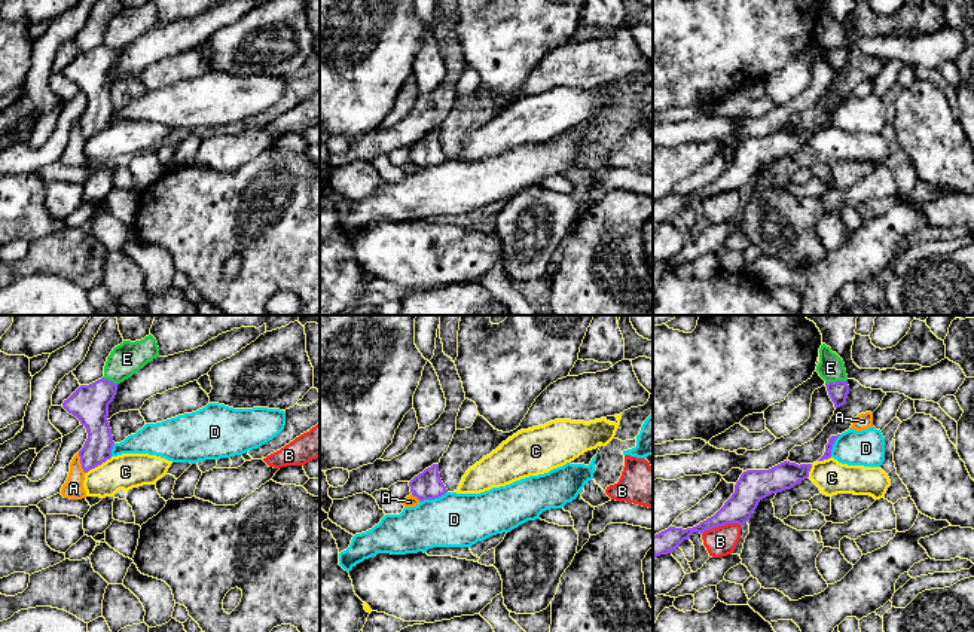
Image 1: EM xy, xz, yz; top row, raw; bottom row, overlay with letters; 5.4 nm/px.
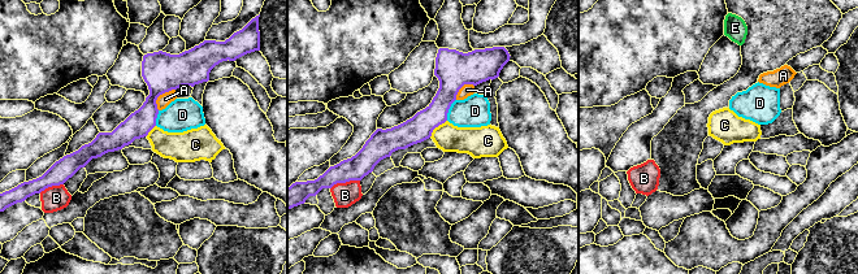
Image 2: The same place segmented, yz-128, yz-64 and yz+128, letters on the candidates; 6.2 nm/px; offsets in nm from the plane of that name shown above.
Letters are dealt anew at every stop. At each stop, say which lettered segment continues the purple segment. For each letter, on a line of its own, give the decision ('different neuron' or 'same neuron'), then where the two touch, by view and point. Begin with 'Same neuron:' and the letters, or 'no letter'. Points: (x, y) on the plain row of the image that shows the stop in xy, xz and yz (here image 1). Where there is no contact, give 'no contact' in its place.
Same neuron: no letter
A: different neuron; contact xy (81, 130)
B: different neuron; contact yz (721, 192)
C: different neuron; contact xy (98, 131)
D: different neuron; contact xz (433, 165)
E: different neuron; contact yz (836, 48)

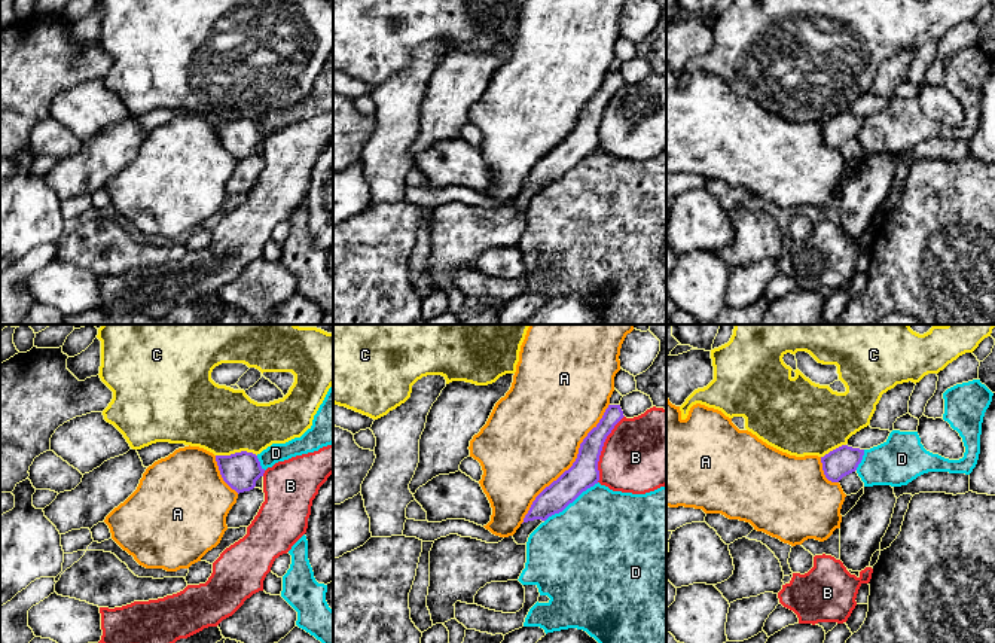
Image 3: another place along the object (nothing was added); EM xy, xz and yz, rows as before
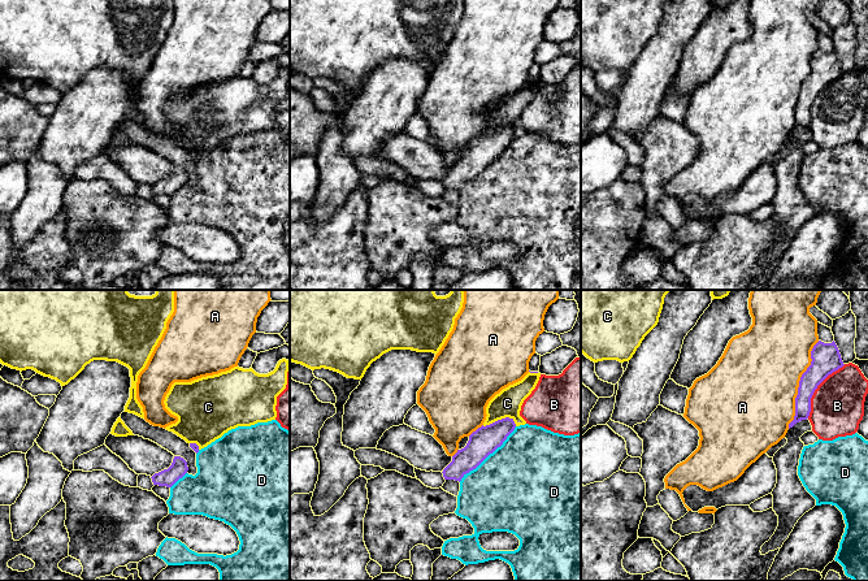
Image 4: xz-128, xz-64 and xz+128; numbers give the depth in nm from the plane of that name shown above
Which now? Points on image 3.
Same neuron: C
A: different neuron; contact xz (573, 131)
B: different neuron; contact xz (601, 115)
C: same neuron; contact xy (235, 119)
D: different neuron; contact xz (571, 168)

